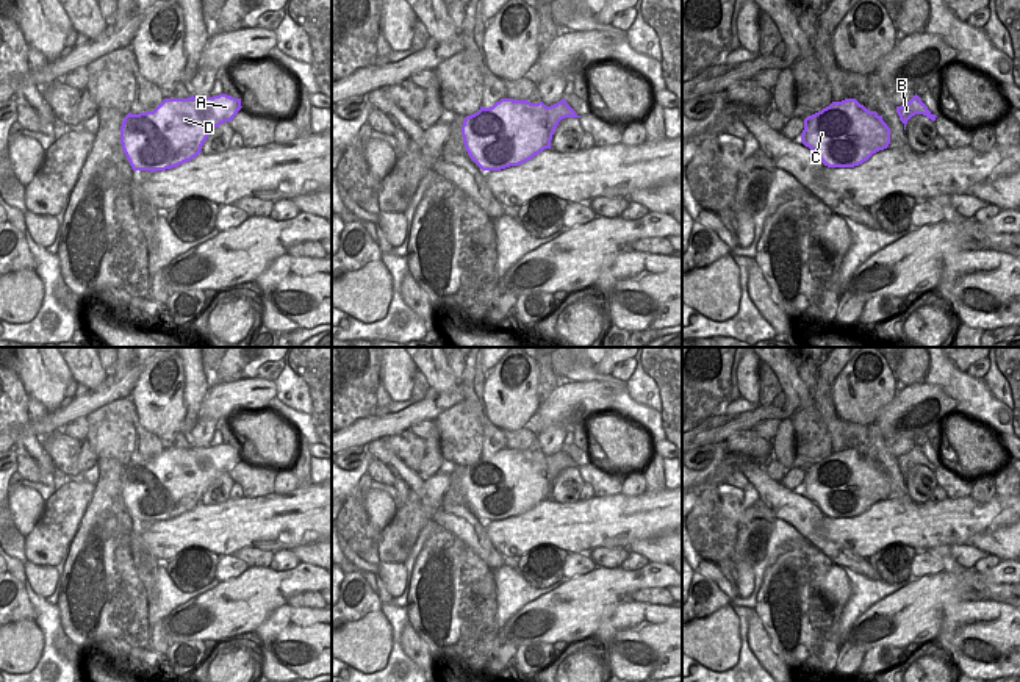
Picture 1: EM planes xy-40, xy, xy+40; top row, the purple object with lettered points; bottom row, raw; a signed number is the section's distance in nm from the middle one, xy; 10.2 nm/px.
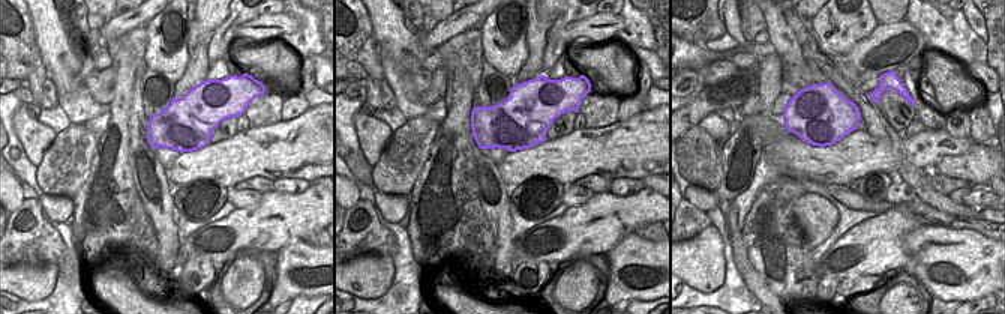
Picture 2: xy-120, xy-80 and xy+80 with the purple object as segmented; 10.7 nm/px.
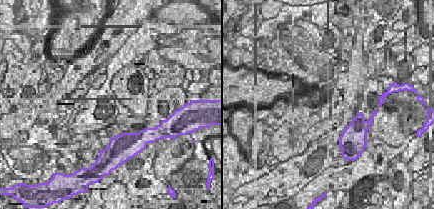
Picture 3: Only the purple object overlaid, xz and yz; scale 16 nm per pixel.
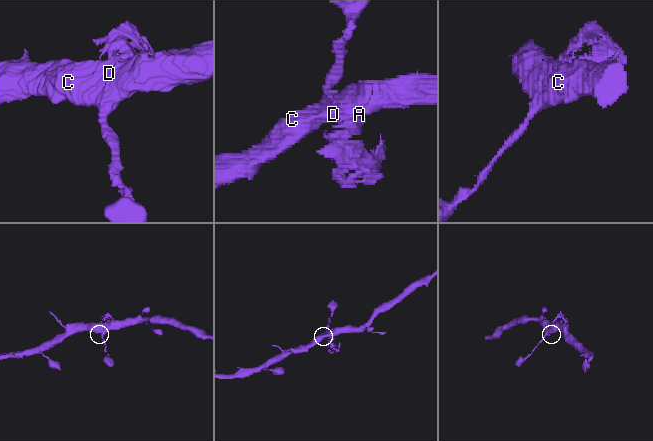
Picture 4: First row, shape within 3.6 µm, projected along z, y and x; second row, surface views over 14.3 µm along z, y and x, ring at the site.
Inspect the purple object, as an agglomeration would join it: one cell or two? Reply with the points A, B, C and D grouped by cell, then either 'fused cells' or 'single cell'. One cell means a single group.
groups A C D / B; fused cells

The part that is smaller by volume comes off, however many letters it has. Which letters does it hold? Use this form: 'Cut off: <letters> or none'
Cut off: B

